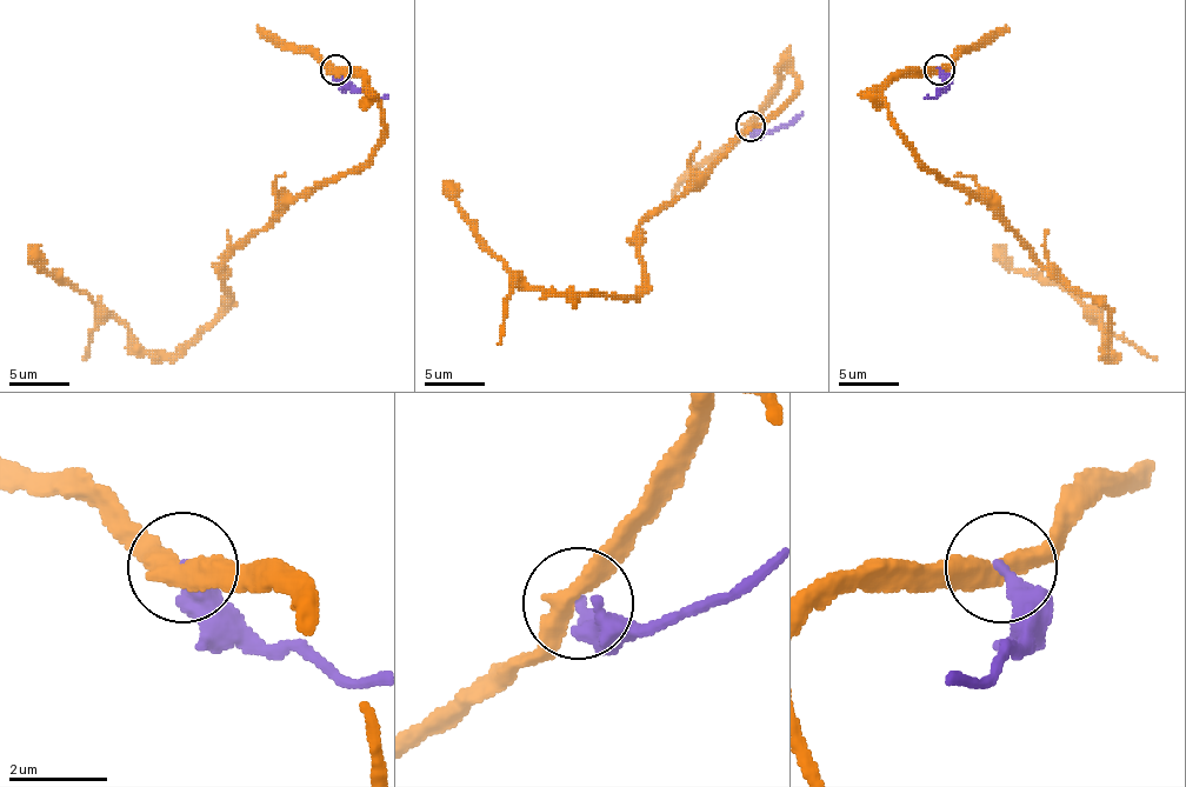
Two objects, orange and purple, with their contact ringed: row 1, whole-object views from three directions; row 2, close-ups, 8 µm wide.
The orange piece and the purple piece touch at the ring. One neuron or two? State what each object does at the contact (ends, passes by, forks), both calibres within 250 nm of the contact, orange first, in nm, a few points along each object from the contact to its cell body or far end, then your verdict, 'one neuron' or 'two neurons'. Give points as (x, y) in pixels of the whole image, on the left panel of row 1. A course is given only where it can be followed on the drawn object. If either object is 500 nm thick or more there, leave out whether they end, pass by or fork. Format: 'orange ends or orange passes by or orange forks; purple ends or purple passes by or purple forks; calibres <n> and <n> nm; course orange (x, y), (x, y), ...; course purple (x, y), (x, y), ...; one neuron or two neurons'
orange passes by; purple ends; calibres 440 and 340 nm; course orange (335, 71), (370, 92), (381, 142), (233, 252), (227, 306), (173, 354), (150, 354), (50, 275), (34, 245); course purple (335, 71), (354, 86), (378, 98), (387, 98); two neurons

